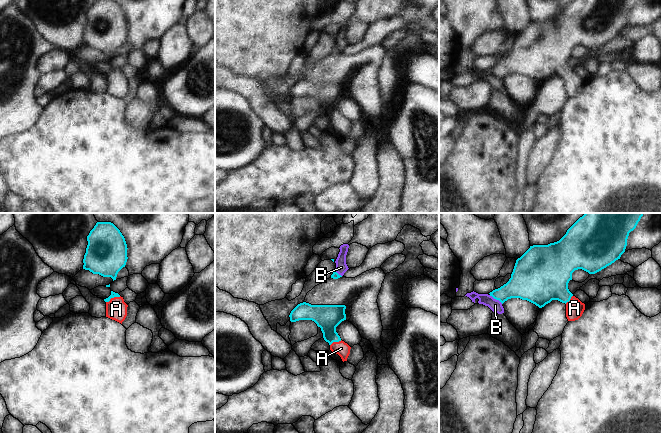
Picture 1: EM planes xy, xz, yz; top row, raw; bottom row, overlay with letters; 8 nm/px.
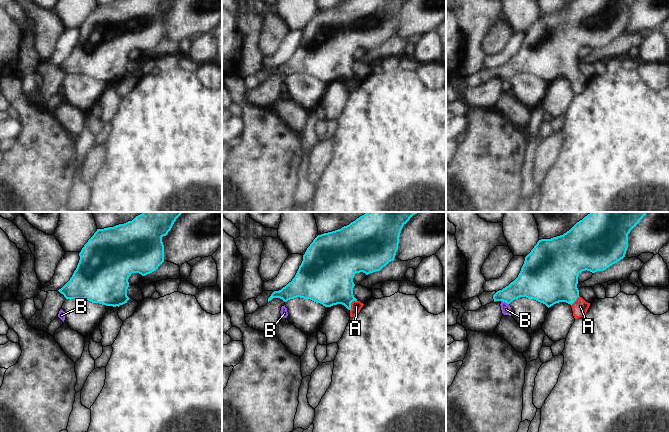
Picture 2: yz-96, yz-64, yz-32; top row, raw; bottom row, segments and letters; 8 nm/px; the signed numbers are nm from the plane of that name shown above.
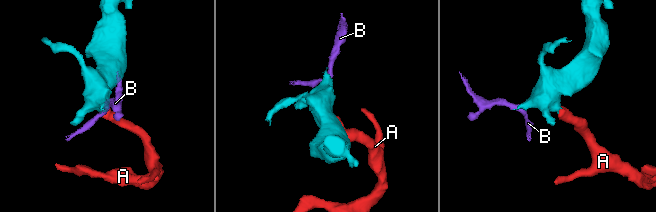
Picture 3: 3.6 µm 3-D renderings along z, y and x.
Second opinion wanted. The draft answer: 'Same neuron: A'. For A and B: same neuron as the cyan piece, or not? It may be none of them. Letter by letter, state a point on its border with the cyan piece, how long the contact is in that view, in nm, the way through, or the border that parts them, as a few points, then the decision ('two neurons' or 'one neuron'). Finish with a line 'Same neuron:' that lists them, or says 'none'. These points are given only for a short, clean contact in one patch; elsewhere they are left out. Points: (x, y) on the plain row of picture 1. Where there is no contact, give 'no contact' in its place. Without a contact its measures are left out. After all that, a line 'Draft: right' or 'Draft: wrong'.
A: contact xy (113, 73); length 130 nm; way xy (113, 70), (113, 73), (116, 85); one neuron
B: contact yz (496, 75); length 130 nm; border yz (489, 71), (502, 79); two neurons
Same neuron: A
Draft: right

